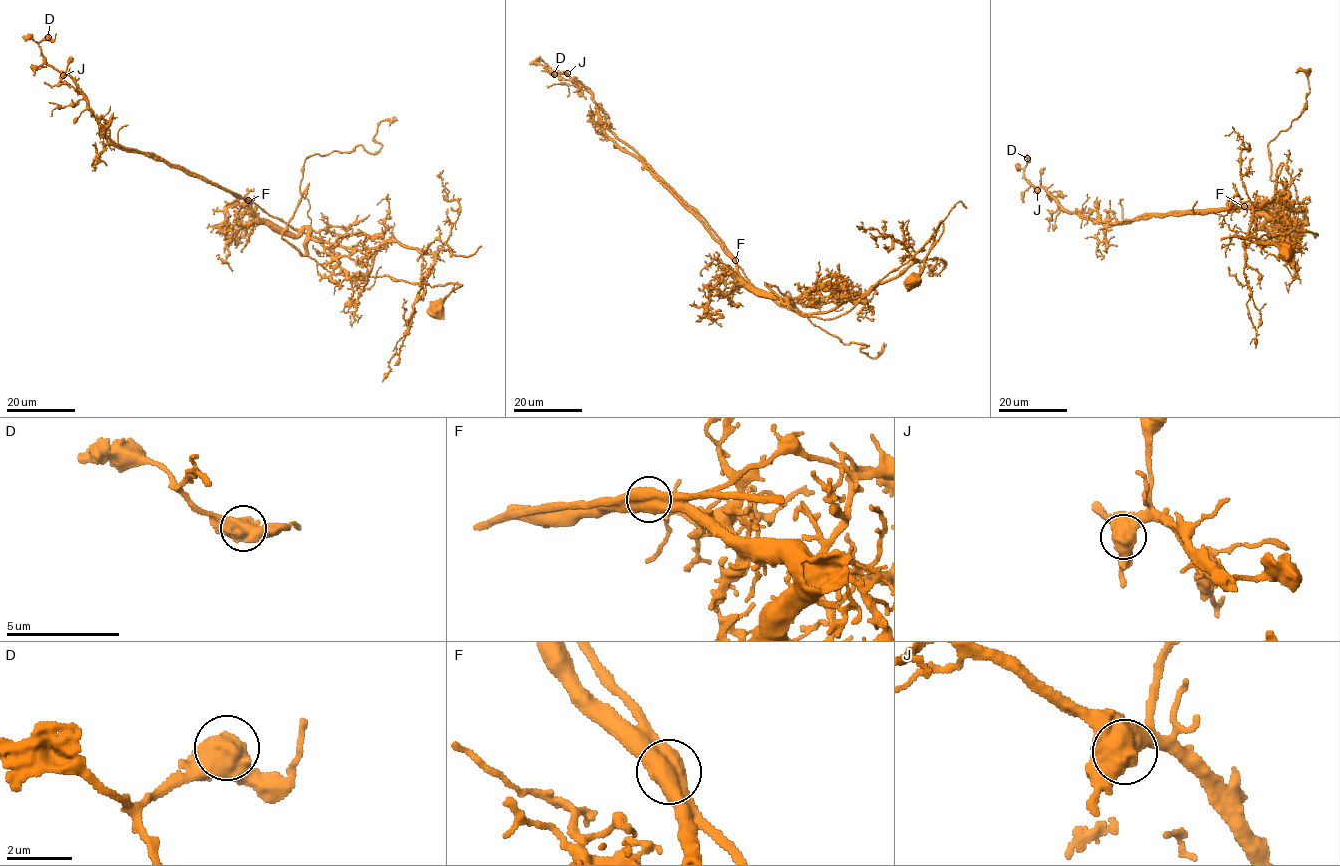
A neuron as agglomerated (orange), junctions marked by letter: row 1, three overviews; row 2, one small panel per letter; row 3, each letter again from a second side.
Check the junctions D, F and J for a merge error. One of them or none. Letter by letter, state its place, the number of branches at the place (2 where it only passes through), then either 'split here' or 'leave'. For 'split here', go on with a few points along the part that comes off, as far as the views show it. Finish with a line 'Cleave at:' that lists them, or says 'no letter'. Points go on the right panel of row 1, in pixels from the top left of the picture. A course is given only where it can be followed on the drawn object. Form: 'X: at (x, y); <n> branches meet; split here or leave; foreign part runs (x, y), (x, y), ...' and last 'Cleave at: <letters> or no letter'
D: at (1027, 158); 2 branches meet; leave
F: at (1244, 206); 2 branches meet; split here; foreign part runs (1244, 206), (1303, 210), (1290, 208), (1274, 198), (1253, 209), (1244, 242), (1244, 272), (1255, 348)
J: at (1037, 190); 2 branches meet; leave
Cleave at: F

